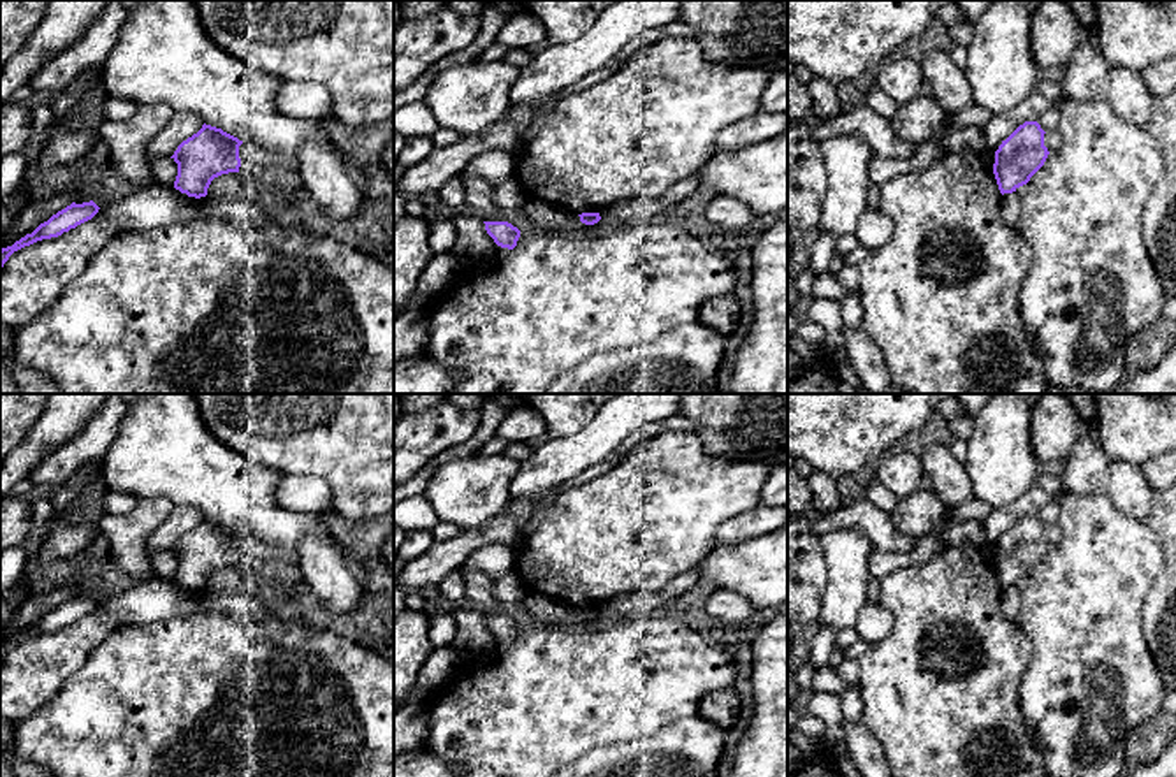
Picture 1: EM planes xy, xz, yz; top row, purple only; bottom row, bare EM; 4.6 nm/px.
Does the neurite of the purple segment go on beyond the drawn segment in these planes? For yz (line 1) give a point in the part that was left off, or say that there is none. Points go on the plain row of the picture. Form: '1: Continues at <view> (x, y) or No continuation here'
1: No continuation here

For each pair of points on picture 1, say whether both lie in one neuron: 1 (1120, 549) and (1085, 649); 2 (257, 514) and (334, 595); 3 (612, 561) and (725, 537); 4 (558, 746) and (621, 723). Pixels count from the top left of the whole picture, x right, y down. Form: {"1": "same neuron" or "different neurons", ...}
{"1": "same neuron", "2": "different neurons", "3": "different neurons", "4": "same neuron"}

